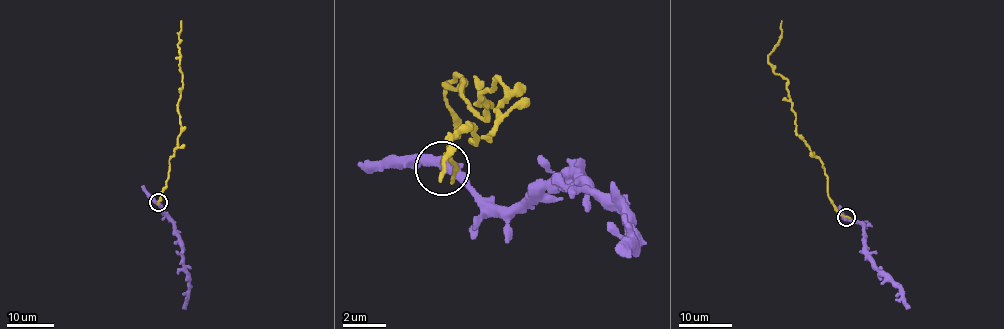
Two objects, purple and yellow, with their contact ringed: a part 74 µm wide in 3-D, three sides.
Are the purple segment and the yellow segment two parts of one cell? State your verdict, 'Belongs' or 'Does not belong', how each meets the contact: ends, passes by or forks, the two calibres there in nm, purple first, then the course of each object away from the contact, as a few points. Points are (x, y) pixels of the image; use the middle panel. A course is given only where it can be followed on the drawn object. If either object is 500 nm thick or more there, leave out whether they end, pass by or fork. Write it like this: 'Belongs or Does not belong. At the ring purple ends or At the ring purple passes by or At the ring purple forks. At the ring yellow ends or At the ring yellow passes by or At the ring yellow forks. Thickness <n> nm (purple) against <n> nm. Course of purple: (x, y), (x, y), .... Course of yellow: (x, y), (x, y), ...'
Does not belong. At the ring purple passes by. At the ring yellow ends. Thickness 460 nm (purple) against 240 nm. Course of purple: (444, 169), (502, 206), (553, 179), (582, 173), (591, 193), (620, 210), (631, 243), (634, 236), (632, 258). Course of yellow: (444, 169), (470, 125), (470, 145), (489, 139), (495, 81), (486, 119), (449, 85), (452, 182)

